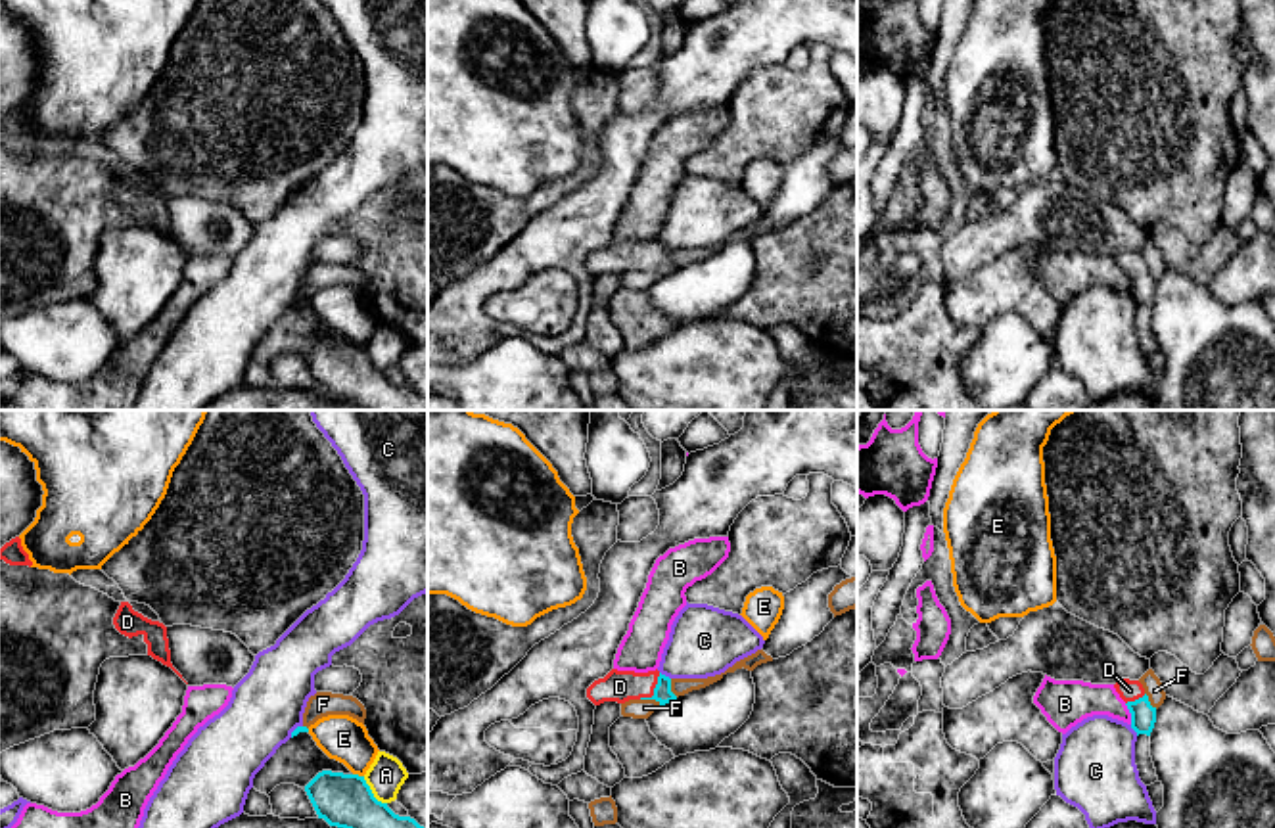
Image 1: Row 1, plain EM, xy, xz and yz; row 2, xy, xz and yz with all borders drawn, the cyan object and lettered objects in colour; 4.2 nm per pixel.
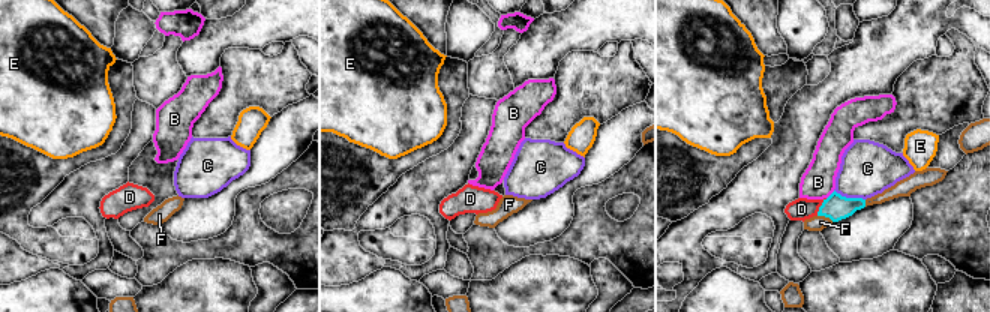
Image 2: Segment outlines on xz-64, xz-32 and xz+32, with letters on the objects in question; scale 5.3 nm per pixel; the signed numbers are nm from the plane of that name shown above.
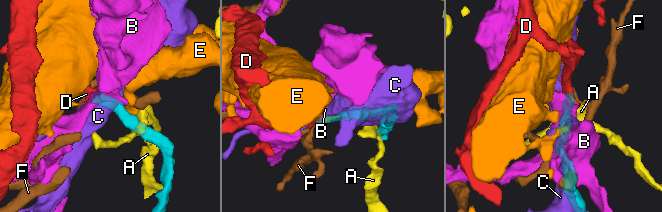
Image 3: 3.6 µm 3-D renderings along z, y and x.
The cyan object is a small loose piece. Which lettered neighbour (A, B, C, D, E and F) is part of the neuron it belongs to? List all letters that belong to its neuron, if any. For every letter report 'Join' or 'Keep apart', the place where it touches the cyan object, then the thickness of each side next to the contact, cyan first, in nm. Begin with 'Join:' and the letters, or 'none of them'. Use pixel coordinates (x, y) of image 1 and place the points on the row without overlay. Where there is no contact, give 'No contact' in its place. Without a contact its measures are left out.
Join: D
A: Keep apart. Touches cyan at xy (370, 363). Thickness 220 nm (cyan) against 160 nm
B: Keep apart. Touches cyan at yz (1130, 282). Thickness 110 nm (cyan) against 180 nm
C: Keep apart. Touches cyan at xz (664, 246). Thickness 80 nm (cyan) against 300 nm
D: Join. Touches cyan at xz (654, 261). Thickness 80 nm (cyan) against 130 nm
E: Keep apart. Touches cyan at xy (357, 345). Thickness 220 nm (cyan) against 190 nm
F: Keep apart. Touches cyan at xz (650, 269). Thickness 80 nm (cyan) against 80 nm

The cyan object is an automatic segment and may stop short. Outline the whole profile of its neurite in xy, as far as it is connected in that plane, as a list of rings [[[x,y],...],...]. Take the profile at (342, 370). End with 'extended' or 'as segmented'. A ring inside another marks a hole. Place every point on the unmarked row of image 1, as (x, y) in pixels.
[[[322,341],[305,362],[318,389],[362,410],[428,410],[428,399],[378,372],[364,347]]] | as segmented

